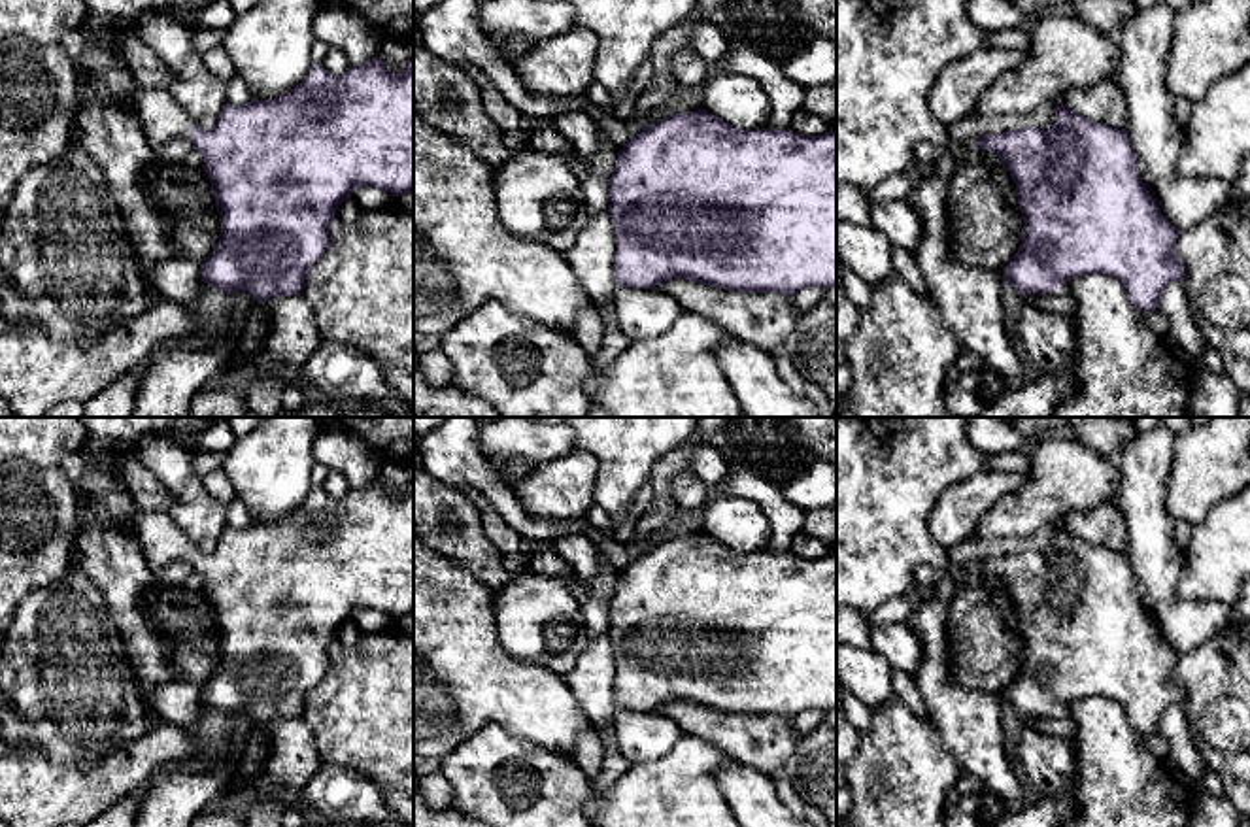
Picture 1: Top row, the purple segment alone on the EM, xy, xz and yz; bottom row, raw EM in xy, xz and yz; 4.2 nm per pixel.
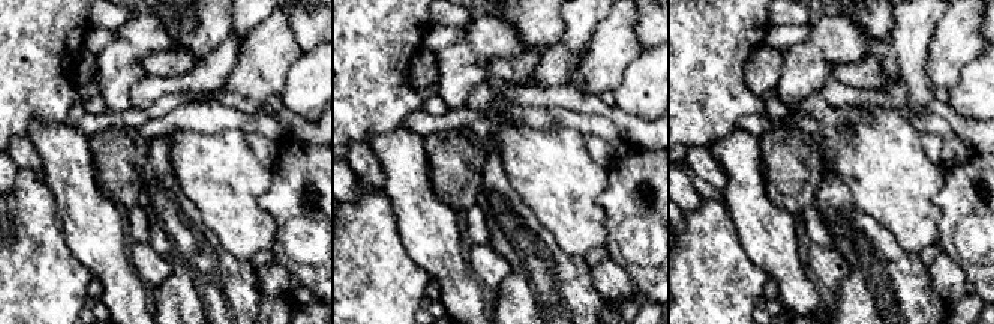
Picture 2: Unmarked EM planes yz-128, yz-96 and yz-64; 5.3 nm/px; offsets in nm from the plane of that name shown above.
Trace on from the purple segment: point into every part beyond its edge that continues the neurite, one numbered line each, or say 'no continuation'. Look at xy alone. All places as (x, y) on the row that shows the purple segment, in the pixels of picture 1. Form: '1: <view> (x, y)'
1: xy (161, 118)

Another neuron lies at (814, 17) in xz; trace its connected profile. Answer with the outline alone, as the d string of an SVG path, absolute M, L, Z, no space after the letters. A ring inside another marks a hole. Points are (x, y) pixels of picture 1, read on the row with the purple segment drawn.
M784 0L784 4L802 34L836 40L836 0Z

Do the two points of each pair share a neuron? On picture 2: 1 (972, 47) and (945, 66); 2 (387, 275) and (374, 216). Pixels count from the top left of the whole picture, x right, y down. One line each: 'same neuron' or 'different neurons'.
1: same neuron
2: same neuron

